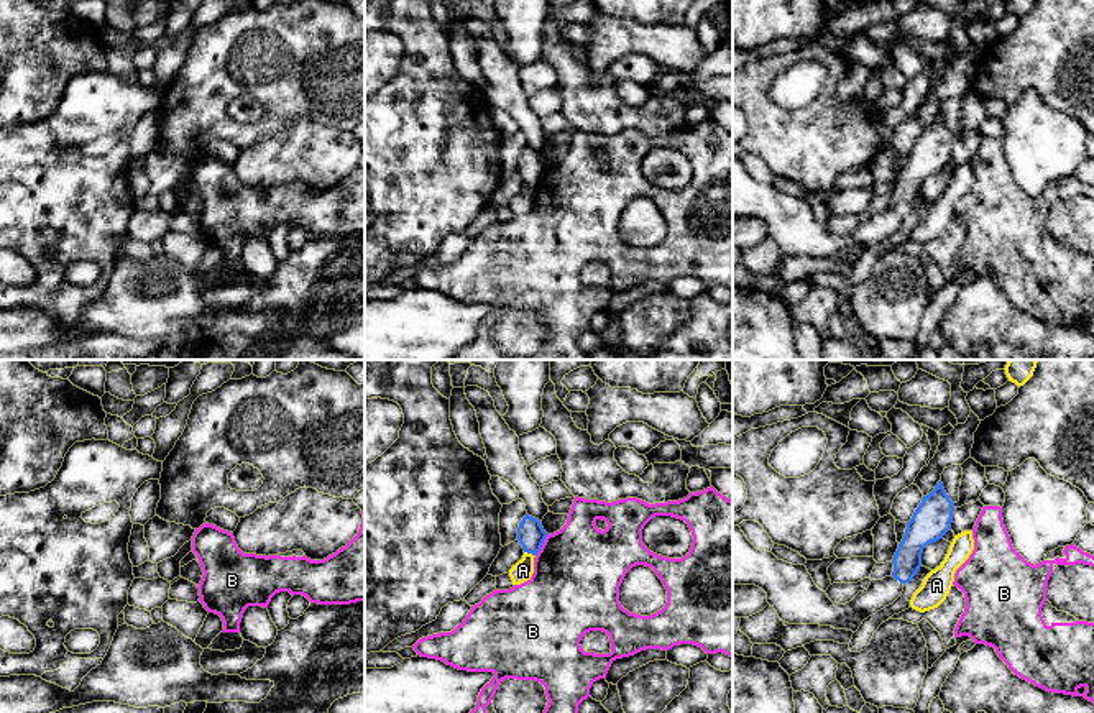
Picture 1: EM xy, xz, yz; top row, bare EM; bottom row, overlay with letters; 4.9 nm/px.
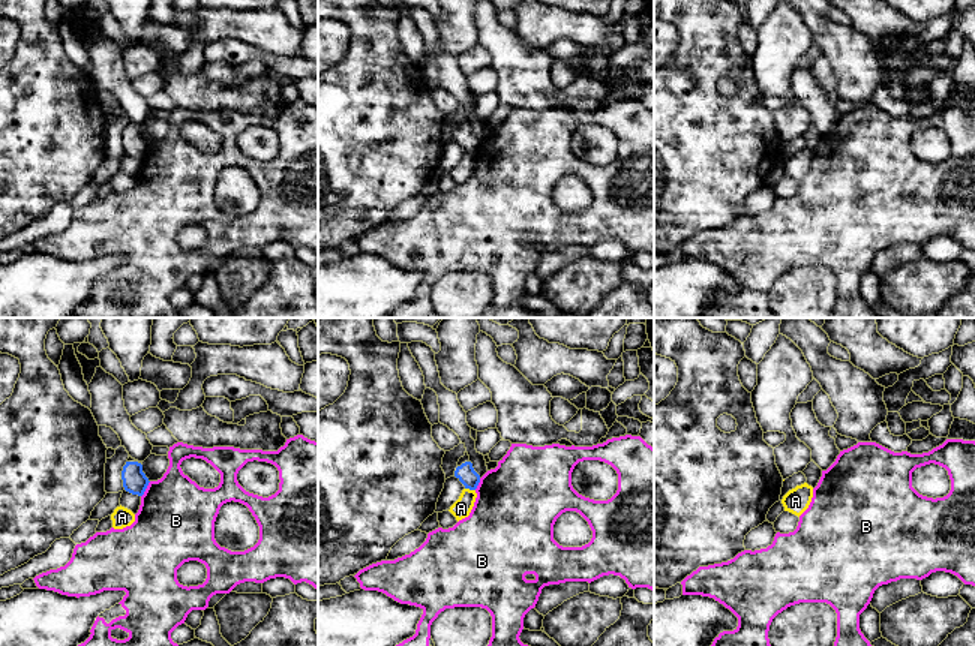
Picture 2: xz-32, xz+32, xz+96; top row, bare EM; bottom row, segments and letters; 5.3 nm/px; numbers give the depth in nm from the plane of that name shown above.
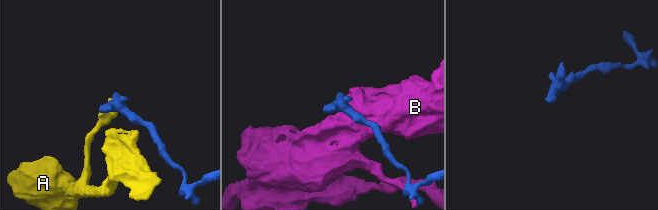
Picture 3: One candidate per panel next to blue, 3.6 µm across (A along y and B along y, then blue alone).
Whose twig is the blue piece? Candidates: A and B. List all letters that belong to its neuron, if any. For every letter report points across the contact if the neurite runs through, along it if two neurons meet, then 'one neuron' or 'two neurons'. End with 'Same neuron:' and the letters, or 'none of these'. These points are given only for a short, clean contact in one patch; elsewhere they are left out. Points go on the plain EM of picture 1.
A: two neurons
B: two neurons
Same neuron: none of these

